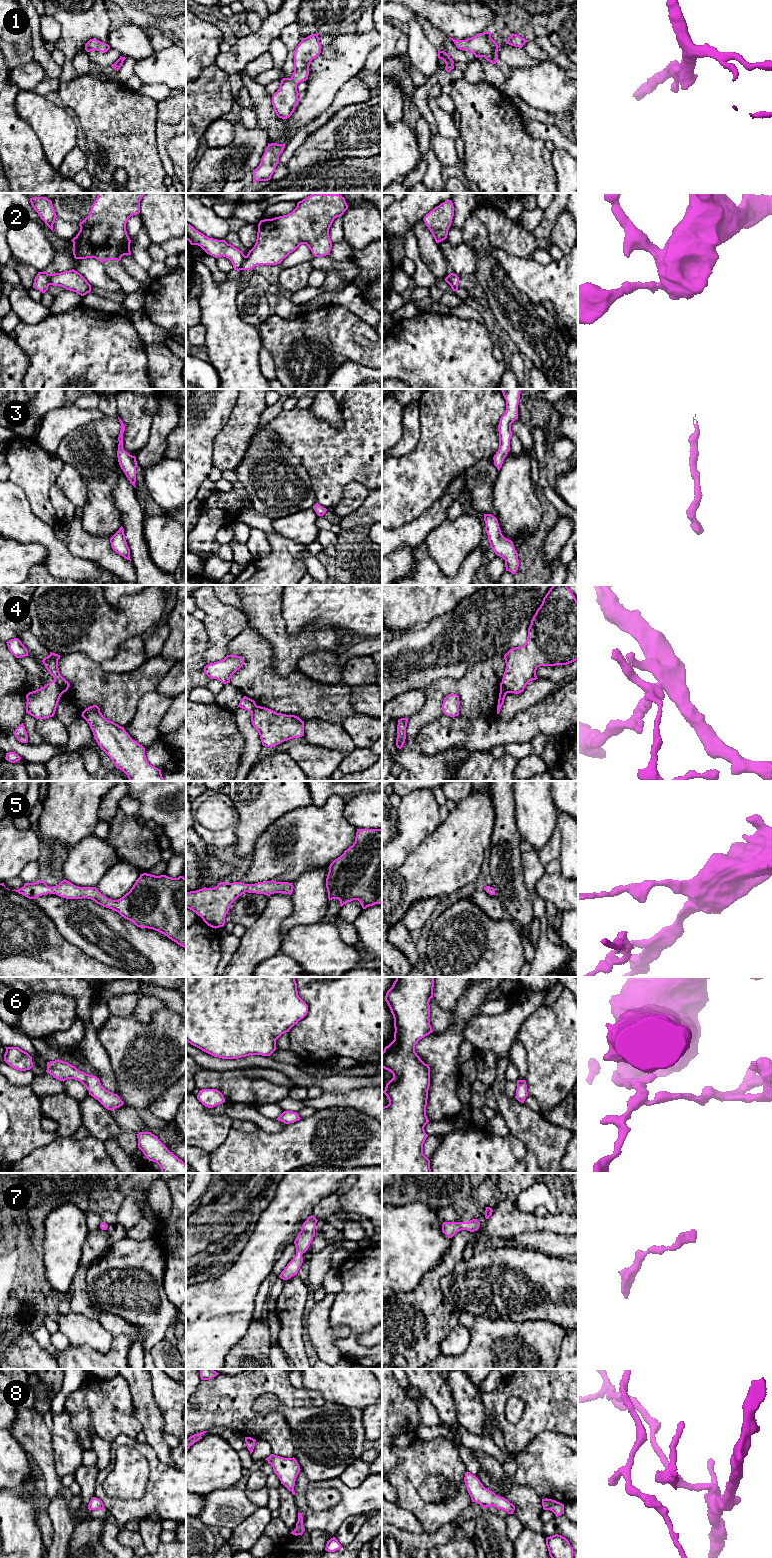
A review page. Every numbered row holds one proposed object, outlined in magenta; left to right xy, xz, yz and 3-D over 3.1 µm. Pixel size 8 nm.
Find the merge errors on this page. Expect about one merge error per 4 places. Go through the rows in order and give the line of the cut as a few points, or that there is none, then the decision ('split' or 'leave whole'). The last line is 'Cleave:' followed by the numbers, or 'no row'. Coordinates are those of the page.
1: no cut | leave whole
2: xz (246, 256), (239, 269) | split
3: no cut | leave whole
4: xy (54, 680), (62, 693) | split
5: no cut | leave whole
6: no cut | leave whole
7: no cut | leave whole
8: no cut | leave whole
Cleave: 2, 4

